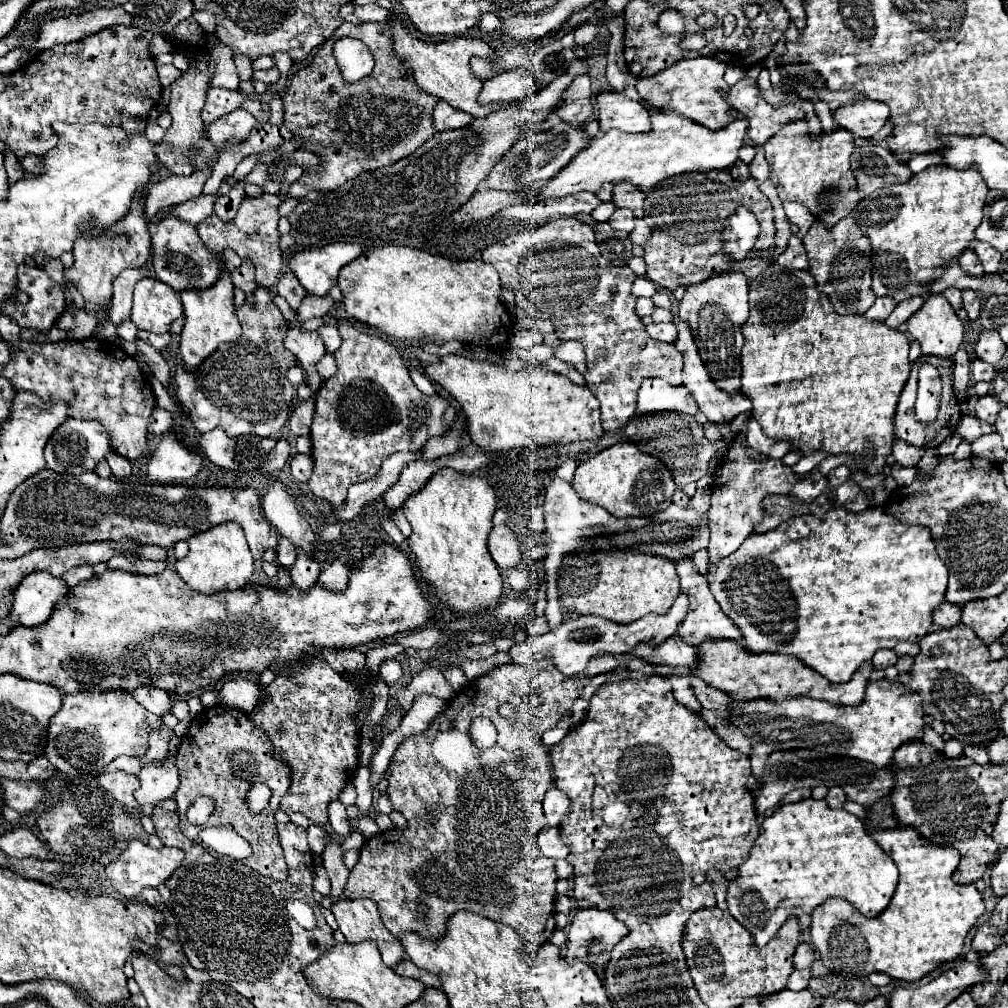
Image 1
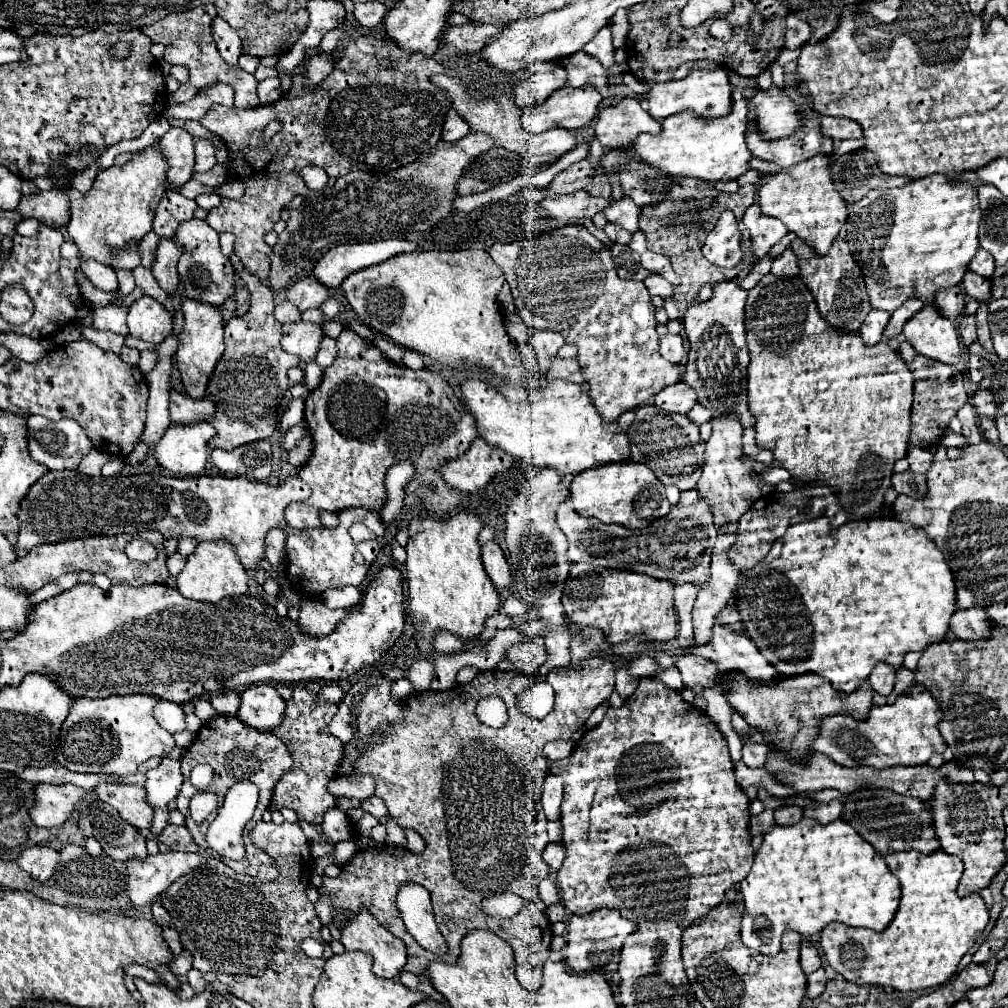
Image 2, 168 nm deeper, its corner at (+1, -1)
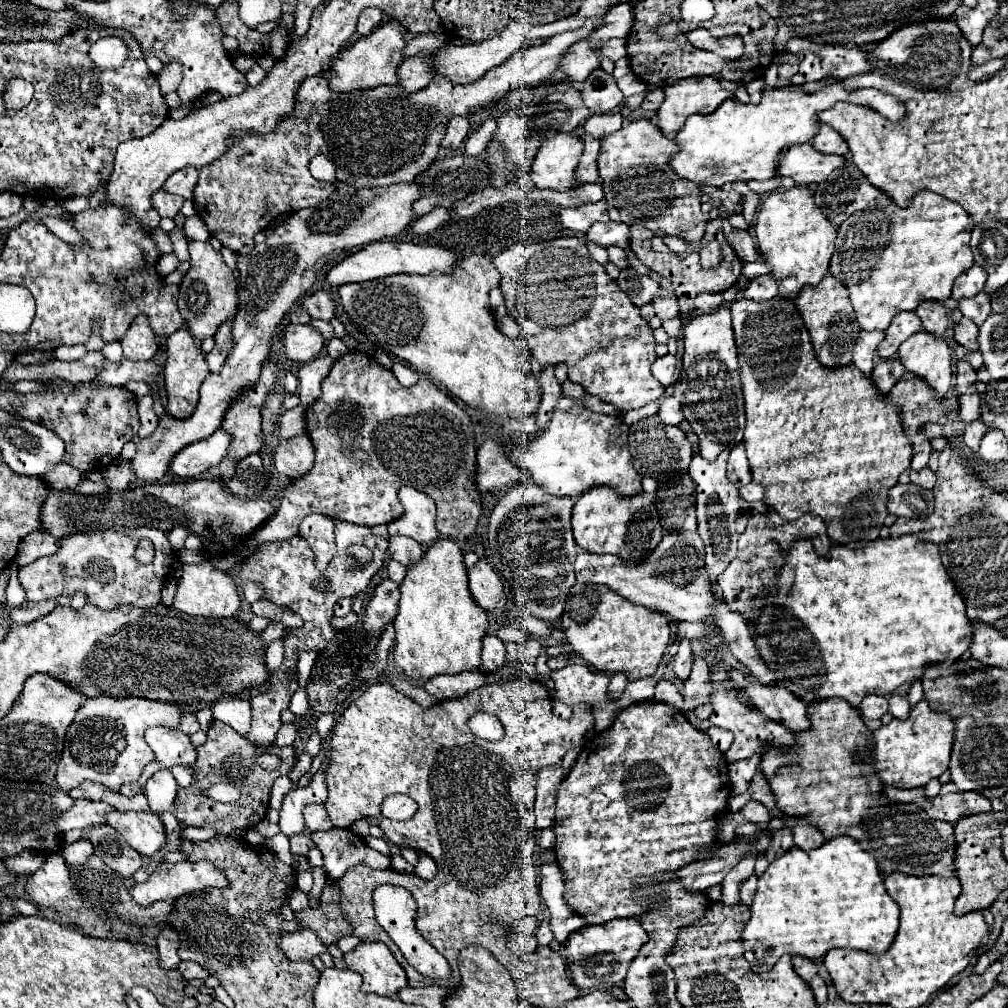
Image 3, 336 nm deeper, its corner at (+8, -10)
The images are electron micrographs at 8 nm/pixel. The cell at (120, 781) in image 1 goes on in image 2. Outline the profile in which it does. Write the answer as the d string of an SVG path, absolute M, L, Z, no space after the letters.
M100 781L100 785L94 789L98 799L118 809L118 813L130 821L136 829L148 829L152 821L152 807L146 805L146 791L138 783L108 783Z

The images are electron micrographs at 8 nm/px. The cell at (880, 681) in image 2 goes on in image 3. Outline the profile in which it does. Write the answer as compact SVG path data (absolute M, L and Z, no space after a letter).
M871 694L861 702L859 712L861 712L863 720L877 720L887 712L887 708L889 708L889 700L887 698L879 698L879 696Z

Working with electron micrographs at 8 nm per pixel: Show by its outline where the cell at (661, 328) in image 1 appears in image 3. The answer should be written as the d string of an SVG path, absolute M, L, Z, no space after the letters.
M667 354L667 356L655 360L655 364L653 364L653 376L667 388L675 380L675 368L677 368L677 358Z

